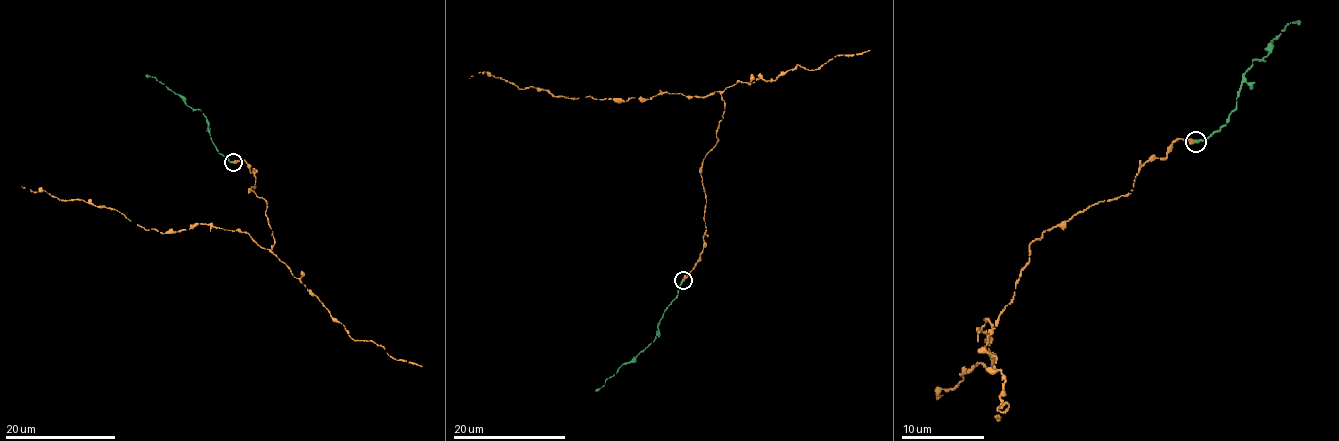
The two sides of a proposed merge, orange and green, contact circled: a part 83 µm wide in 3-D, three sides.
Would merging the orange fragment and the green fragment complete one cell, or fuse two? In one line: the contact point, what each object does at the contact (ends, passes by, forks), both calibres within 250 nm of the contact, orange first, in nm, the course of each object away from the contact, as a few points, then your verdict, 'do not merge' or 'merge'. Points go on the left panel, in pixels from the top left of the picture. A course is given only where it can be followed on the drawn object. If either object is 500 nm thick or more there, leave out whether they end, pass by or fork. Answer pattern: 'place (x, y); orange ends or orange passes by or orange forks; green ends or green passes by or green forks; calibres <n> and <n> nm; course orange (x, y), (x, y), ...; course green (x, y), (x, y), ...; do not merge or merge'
place (233, 162); orange ends; green ends; calibres 340 and 320 nm; course orange (233, 162), (254, 170), (270, 249), (238, 230), (164, 233), (22, 186); course green (233, 162), (218, 153), (201, 110), (188, 106), (166, 86), (146, 75); merge

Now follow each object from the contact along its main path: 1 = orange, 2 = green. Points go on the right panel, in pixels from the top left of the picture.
1: (1196, 142), (1172, 142), (1133, 191), (1028, 245), (1011, 302), (980, 333), (992, 369), (977, 362), (942, 394)
2: (1196, 142), (1226, 125), (1252, 60), (1267, 57), (1270, 40), (1286, 25), (1301, 21)

